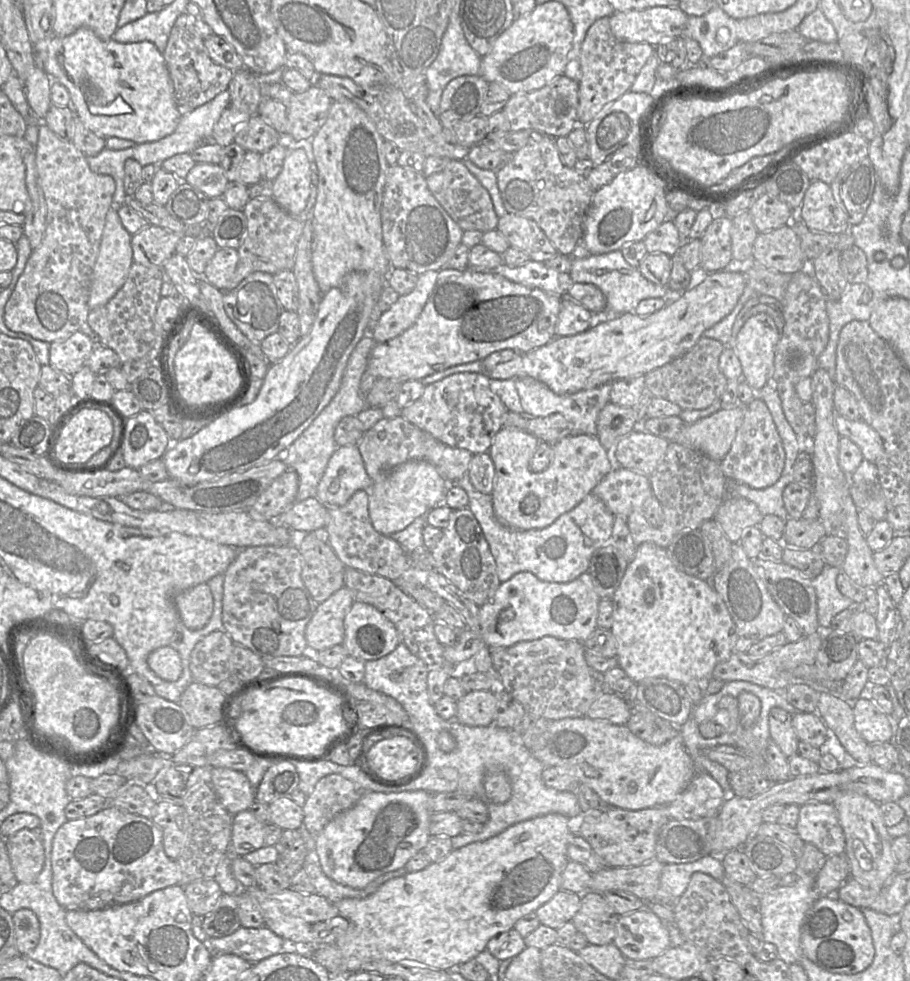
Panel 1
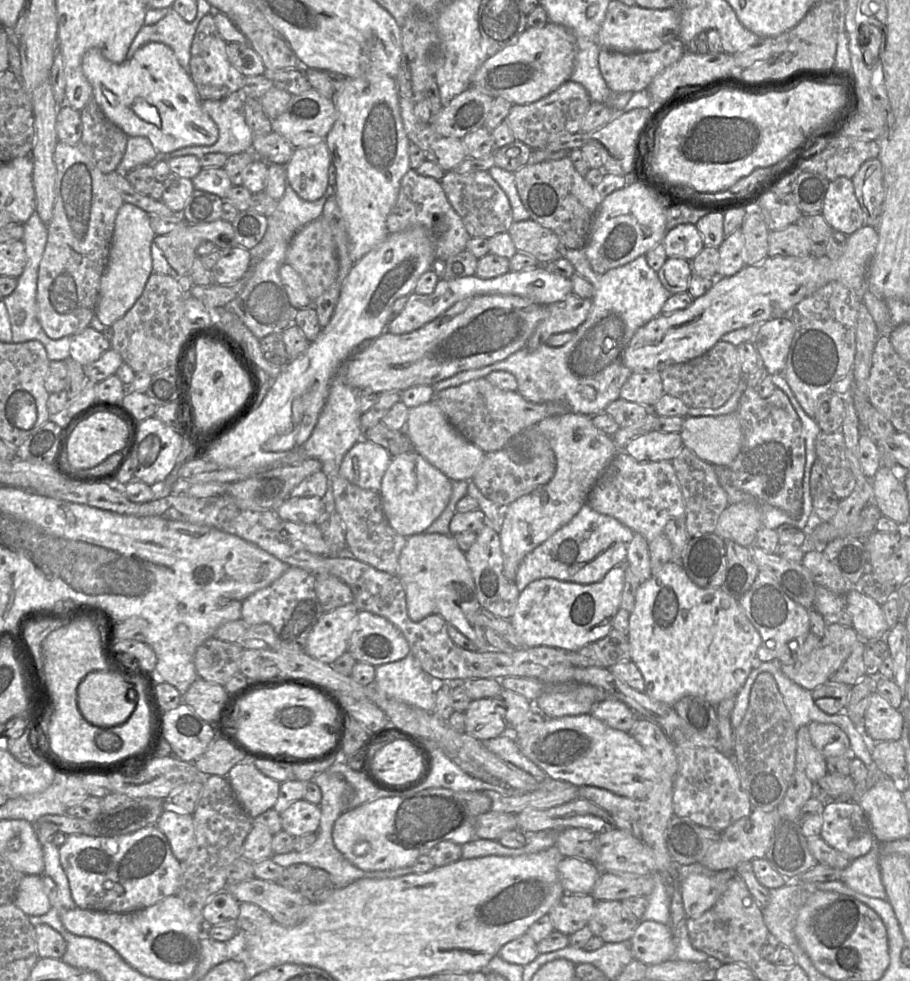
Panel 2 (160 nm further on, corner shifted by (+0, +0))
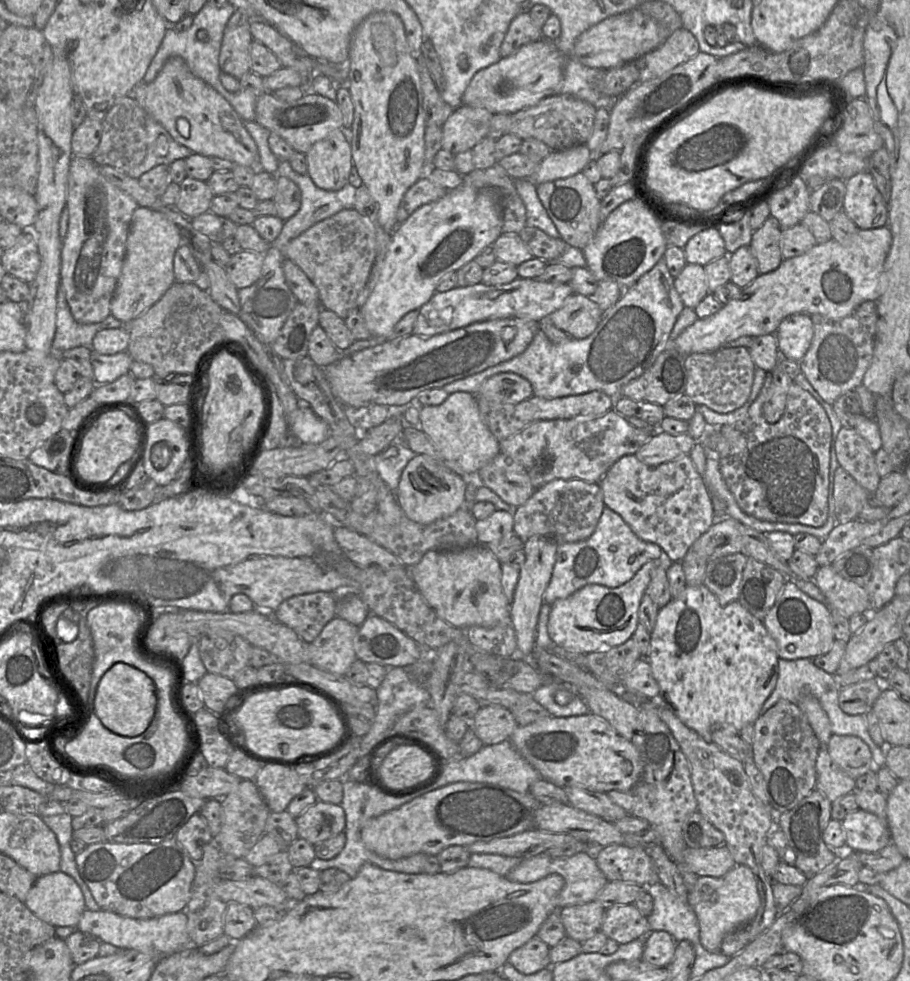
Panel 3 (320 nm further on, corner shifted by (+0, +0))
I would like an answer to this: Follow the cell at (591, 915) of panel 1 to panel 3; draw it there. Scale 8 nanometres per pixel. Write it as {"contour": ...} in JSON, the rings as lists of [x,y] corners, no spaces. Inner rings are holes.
{"contour":[[[634,904],[616,905],[605,910],[601,931],[619,944],[629,943],[651,932],[648,918]]]}

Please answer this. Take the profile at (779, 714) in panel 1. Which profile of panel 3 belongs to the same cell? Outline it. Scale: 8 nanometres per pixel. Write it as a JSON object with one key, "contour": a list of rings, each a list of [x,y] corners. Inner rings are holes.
{"contour":[[[820,745],[816,760],[816,789],[829,801],[853,793],[857,786],[854,778],[847,775],[830,757],[827,747]]]}

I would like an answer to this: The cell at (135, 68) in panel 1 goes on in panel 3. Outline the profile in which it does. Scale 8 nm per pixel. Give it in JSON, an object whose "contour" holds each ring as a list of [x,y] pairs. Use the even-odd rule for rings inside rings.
{"contour":[[[169,57],[152,82],[138,84],[128,97],[135,99],[147,115],[158,121],[178,144],[189,148],[194,154],[226,159],[246,166],[254,173],[264,171],[257,144],[245,128],[244,120],[221,94],[195,76],[181,57]]]}

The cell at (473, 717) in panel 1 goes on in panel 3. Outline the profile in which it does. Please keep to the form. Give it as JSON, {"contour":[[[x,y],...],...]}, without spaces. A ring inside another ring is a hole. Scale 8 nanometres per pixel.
{"contour":[[[482,706],[471,721],[475,735],[484,745],[509,740],[517,728],[510,710],[502,706]]]}

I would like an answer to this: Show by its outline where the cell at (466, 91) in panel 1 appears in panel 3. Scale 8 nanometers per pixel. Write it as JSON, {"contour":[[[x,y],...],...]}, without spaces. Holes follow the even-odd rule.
{"contour":[[[461,104],[453,109],[442,128],[442,148],[453,155],[471,150],[488,136],[493,114],[484,108]]]}

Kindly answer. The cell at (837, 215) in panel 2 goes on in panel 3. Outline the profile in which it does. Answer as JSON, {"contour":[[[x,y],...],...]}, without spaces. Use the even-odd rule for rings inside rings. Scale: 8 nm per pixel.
{"contour":[[[866,170],[845,181],[843,211],[858,229],[873,229],[887,225],[888,203]]]}

